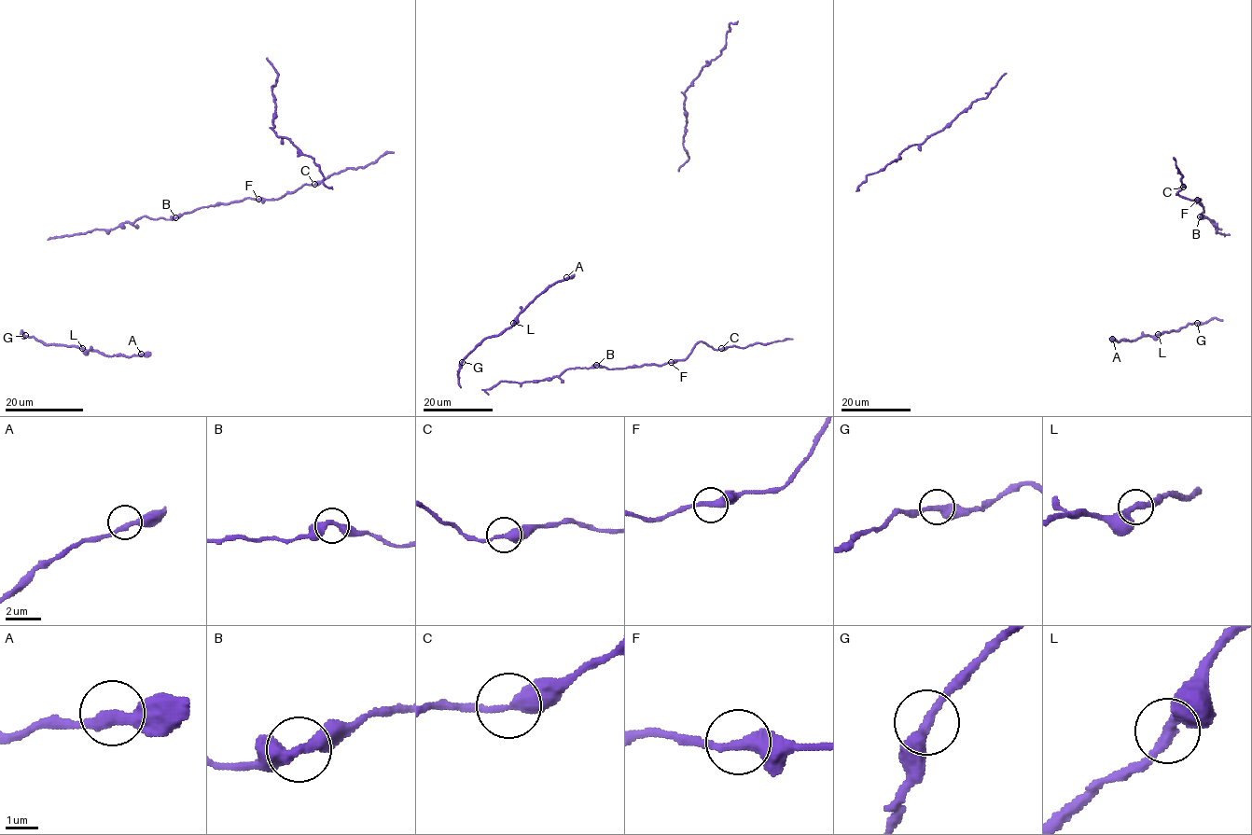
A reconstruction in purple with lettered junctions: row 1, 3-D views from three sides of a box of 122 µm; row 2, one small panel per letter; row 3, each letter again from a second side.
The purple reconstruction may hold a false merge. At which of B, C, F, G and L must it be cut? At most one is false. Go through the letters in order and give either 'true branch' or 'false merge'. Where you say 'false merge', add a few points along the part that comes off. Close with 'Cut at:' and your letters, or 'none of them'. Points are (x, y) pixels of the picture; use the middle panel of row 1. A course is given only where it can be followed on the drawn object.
B: true branch
C: true branch
F: true branch
G: true branch
L: true branch
Cut at: none of them

